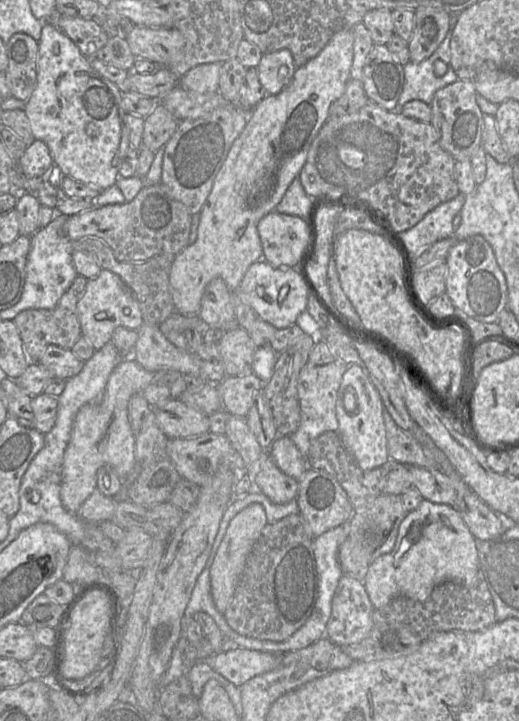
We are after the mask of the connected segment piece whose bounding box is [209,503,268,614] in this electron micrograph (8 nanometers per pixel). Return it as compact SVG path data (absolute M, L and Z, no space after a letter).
M259 503L244 508L230 520L209 568L209 593L213 604L221 614L224 614L228 607L246 559L267 524L265 509Z

